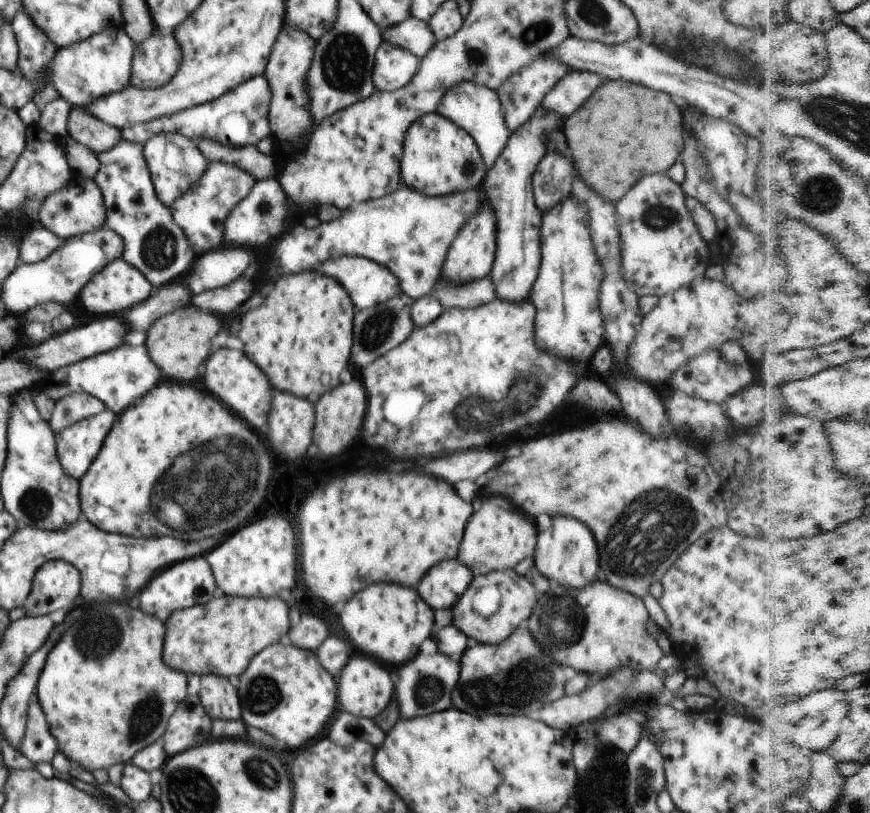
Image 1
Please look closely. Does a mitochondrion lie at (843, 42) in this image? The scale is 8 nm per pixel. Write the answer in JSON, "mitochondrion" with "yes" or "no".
{"mitochondrion":"no"}

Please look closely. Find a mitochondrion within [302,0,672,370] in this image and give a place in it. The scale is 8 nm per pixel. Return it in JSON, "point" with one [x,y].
{"point":[343,66]}

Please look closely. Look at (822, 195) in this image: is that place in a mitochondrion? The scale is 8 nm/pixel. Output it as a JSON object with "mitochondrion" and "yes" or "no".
{"mitochondrion":"yes"}

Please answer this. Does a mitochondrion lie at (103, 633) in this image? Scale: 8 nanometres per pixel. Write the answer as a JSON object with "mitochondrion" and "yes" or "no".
{"mitochondrion":"yes"}

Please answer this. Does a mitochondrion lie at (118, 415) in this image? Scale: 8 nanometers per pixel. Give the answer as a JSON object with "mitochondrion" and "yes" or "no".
{"mitochondrion":"no"}

